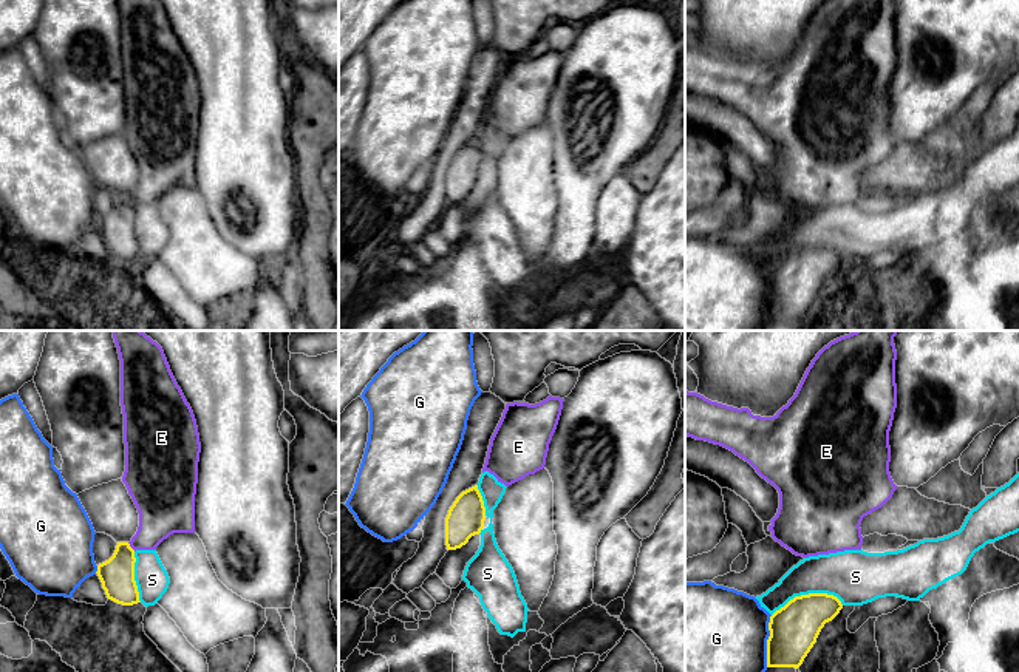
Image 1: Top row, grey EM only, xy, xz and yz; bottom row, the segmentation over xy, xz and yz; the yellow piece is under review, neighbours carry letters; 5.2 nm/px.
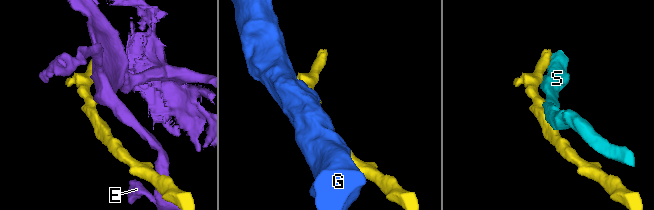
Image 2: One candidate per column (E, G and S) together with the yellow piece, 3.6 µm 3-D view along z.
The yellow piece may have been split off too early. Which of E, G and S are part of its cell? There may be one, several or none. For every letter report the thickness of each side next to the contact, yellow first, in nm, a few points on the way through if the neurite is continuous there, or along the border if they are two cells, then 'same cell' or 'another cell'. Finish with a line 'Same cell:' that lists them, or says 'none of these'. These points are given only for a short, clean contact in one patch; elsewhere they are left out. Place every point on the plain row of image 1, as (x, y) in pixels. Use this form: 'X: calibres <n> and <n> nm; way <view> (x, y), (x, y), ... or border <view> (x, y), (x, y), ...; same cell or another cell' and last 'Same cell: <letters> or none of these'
E: calibres 180 and 260 nm; border xy (127, 196), (135, 204); another cell
G: calibres 260 and 500 nm; another cell
S: calibres 260 and 280 nm; another cell
Same cell: none of these

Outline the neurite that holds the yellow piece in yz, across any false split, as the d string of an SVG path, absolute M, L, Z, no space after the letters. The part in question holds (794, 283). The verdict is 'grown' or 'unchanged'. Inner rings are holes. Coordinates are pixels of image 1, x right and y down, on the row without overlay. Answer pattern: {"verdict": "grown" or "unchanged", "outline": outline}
{"verdict": "unchanged", "outline": "M827 247L795 250L770 270L767 321L798 323L824 281L843 263L841 255Z"}

